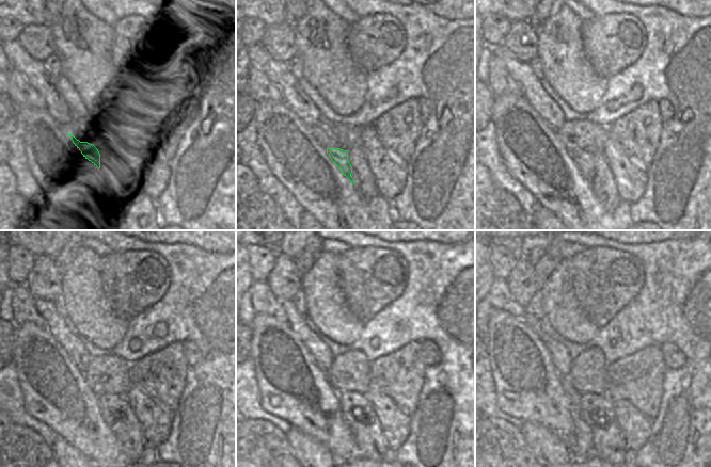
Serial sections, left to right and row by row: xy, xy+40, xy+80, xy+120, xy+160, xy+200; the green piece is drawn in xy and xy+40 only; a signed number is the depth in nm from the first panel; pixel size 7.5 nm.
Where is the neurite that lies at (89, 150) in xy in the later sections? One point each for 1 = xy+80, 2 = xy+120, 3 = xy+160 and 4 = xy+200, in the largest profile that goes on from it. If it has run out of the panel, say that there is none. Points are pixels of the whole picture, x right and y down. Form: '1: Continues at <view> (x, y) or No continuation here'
1: Continues at xy+80 (585, 161)
2: Continues at xy+120 (110, 404)
3: Continues at xy+160 (350, 403)
4: Continues at xy+200 (595, 409)

